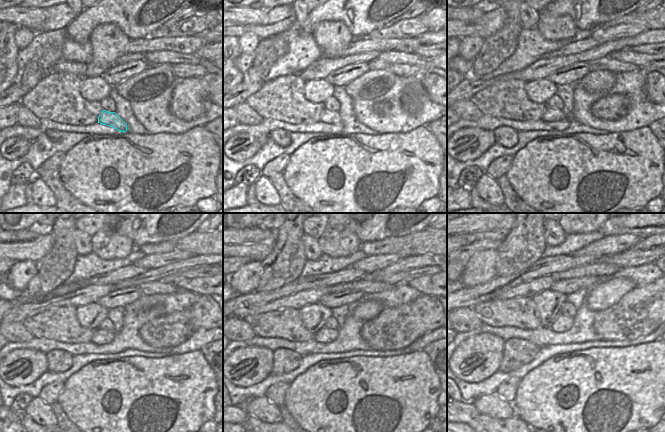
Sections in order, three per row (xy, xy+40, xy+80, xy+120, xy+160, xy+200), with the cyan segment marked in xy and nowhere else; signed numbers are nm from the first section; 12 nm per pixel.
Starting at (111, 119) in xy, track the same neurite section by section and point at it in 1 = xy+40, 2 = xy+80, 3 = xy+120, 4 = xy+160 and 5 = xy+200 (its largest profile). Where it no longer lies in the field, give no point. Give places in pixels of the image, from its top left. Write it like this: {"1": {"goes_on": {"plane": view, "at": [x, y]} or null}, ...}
{"1": {"goes_on": {"plane": "xy+40", "at": [328, 117]}}, "2": {"goes_on": {"plane": "xy+80", "at": [550, 114]}}, "3": {"goes_on": {"plane": "xy+120", "at": [100, 337]}}, "4": {"goes_on": {"plane": "xy+160", "at": [325, 335]}}, "5": {"goes_on": {"plane": "xy+200", "at": [549, 332]}}}

